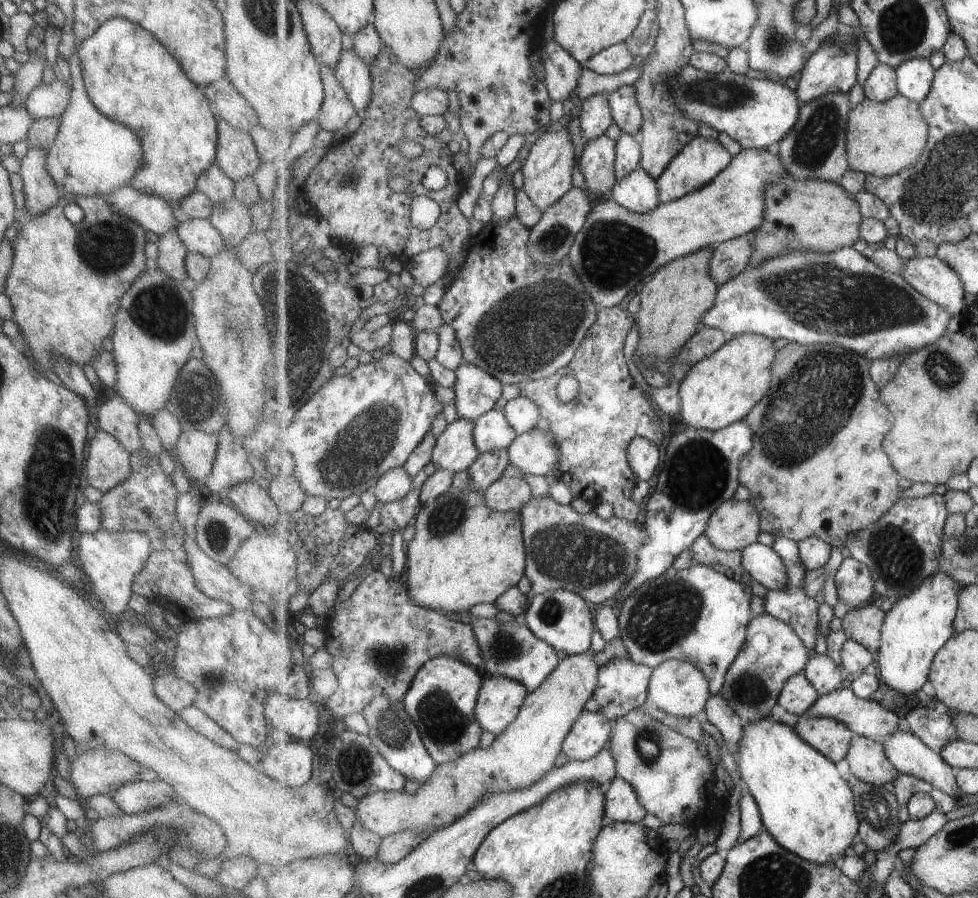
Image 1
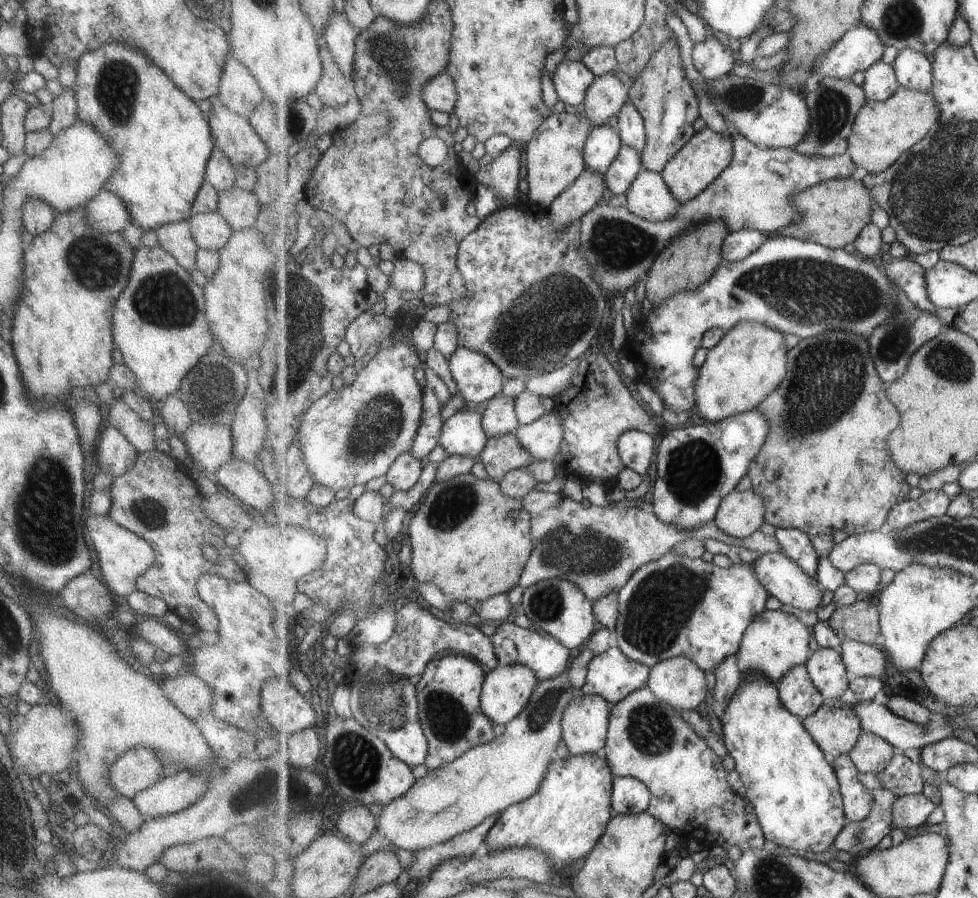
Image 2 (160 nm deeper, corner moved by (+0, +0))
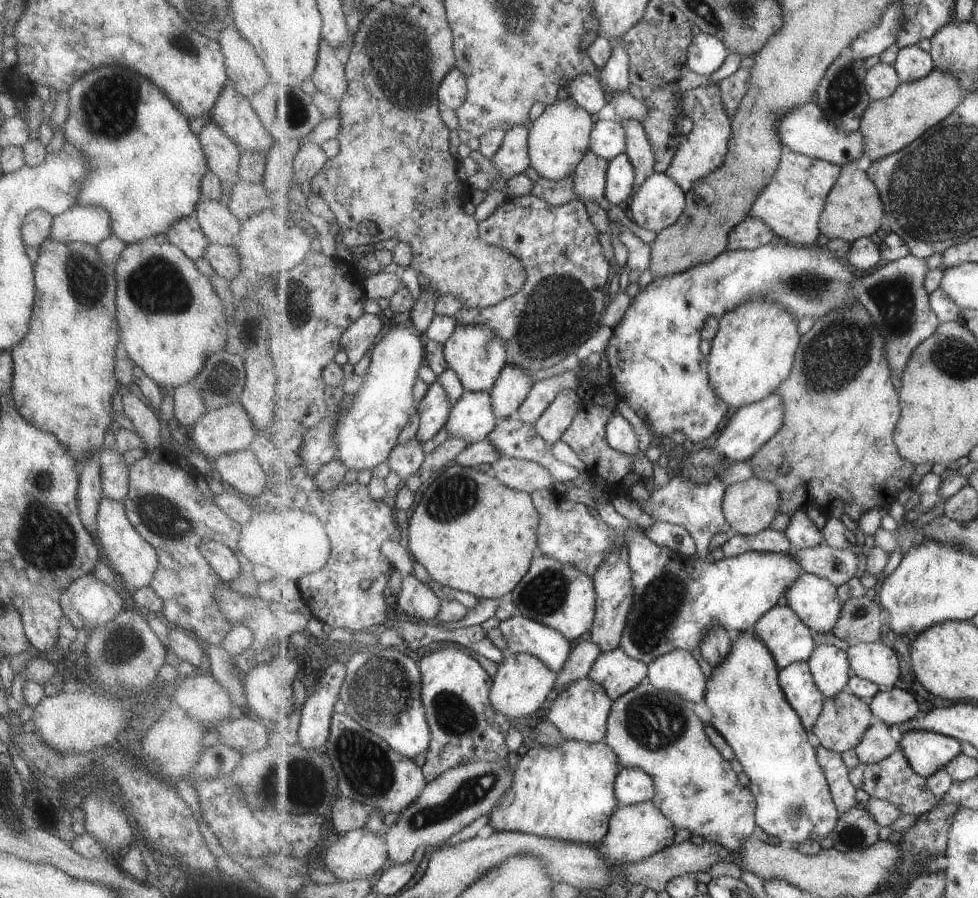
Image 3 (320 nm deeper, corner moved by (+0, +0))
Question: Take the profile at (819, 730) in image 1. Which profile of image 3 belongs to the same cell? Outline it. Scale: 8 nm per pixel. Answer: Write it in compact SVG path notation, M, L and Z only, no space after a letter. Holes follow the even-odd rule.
M843 690L836 697L826 697L822 713L815 723L813 734L825 748L841 753L851 750L851 748L855 749L875 720L869 701L851 694L850 691Z

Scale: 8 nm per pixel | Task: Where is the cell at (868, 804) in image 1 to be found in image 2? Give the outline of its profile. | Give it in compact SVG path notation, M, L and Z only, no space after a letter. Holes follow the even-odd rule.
M851 755L836 758L834 766L844 798L844 813L848 820L860 821L867 818L872 809L873 790L859 782L858 768Z

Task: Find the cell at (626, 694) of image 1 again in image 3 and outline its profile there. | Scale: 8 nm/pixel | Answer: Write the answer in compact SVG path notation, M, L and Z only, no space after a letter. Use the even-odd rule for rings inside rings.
M623 647L601 653L589 677L603 685L612 699L618 699L639 683L647 681L648 664L631 658Z

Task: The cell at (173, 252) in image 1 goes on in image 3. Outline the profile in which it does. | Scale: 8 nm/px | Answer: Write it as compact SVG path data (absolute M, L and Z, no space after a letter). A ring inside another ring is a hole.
M193 213L174 222L164 233L167 242L179 248L193 262L202 256L203 249L210 243L199 230Z

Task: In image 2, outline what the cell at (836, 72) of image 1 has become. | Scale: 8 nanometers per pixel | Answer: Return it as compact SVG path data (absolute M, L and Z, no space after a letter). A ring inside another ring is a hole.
M865 23L849 30L835 46L819 59L810 78L811 86L825 77L847 78L855 72L865 72L882 60L886 44L879 33Z

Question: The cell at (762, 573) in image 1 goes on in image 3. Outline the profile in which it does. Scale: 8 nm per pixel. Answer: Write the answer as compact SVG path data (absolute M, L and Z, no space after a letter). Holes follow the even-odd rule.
M803 570L801 576L788 588L786 598L789 606L807 623L812 630L819 634L834 634L836 625L840 622L844 603L839 598L838 588L833 581L808 573Z

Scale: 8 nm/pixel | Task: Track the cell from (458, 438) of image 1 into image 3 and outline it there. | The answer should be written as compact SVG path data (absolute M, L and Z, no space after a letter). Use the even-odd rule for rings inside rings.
M465 389L461 398L452 406L452 411L446 424L449 436L463 437L471 443L489 438L491 431L496 429L499 418L496 415L490 391L470 391Z

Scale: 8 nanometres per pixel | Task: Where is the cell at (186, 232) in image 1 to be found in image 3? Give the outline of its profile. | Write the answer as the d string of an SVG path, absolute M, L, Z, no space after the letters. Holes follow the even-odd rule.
M202 200L195 205L195 220L202 235L210 242L231 245L240 229L240 222L219 200Z

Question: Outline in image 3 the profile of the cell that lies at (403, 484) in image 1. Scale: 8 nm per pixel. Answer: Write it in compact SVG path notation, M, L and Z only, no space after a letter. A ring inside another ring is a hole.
M418 436L395 446L388 460L391 471L401 478L402 484L417 473L425 461L425 448Z

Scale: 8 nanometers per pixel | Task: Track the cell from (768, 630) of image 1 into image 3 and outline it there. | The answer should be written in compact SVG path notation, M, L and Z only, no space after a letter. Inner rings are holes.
M789 604L775 605L753 629L760 636L760 639L769 647L774 654L775 660L780 668L785 668L794 662L808 662L814 650L817 648L815 632L802 618L789 606Z

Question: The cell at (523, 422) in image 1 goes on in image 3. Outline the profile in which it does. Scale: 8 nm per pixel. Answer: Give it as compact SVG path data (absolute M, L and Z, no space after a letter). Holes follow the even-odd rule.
M574 369L537 381L520 406L518 416L526 423L535 424L559 393L577 388L577 375Z

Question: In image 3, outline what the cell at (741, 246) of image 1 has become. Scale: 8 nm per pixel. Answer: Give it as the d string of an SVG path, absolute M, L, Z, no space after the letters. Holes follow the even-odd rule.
M747 217L730 232L730 246L733 251L758 249L775 239L773 229L760 218Z

